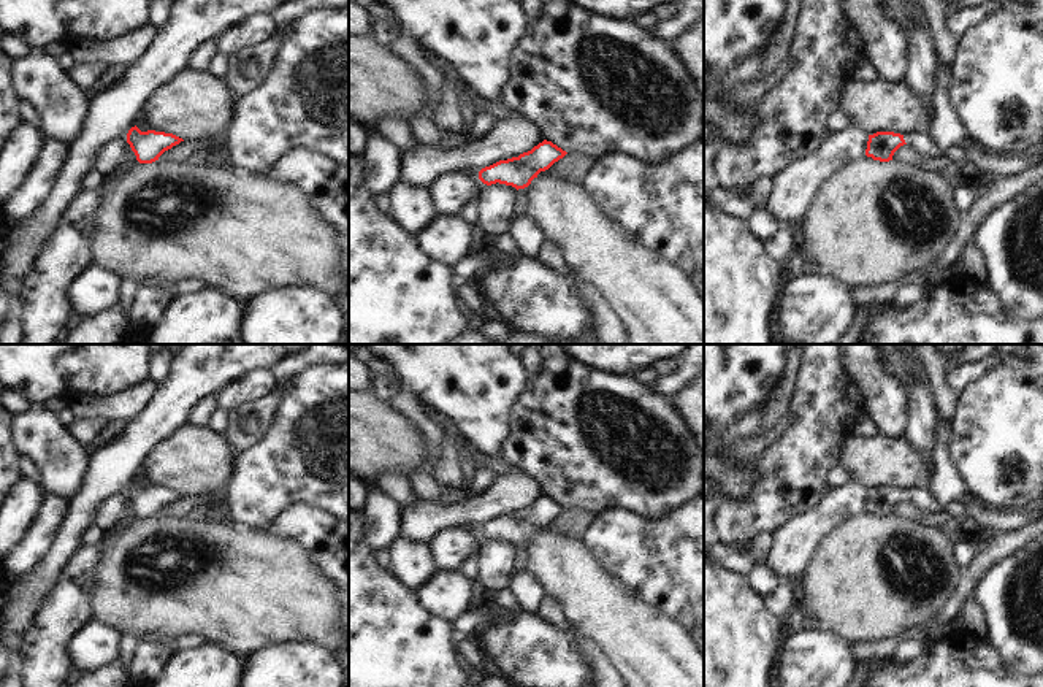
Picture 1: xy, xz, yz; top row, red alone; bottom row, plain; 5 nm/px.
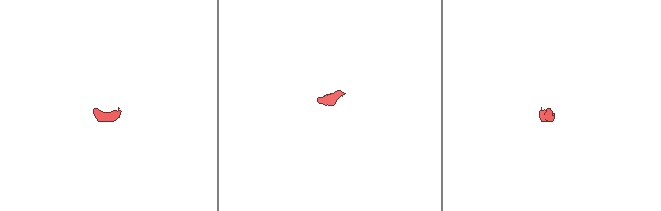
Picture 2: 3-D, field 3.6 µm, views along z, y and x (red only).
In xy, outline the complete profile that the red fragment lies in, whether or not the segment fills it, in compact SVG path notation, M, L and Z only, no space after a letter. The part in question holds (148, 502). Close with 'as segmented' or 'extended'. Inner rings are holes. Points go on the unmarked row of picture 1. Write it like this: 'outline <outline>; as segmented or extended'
outline M136 481L127 489L127 498L139 519L152 519L159 516L165 506L171 505L181 497L184 495L173 489L155 486L141 487Z; as segmented

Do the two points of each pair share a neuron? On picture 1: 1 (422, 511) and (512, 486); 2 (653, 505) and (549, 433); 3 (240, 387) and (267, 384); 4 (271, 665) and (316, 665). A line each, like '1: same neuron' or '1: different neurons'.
1: same neuron
2: same neuron
3: same neuron
4: same neuron

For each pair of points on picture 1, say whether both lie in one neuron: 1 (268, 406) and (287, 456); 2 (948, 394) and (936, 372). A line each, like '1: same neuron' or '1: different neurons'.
1: different neurons
2: same neuron

